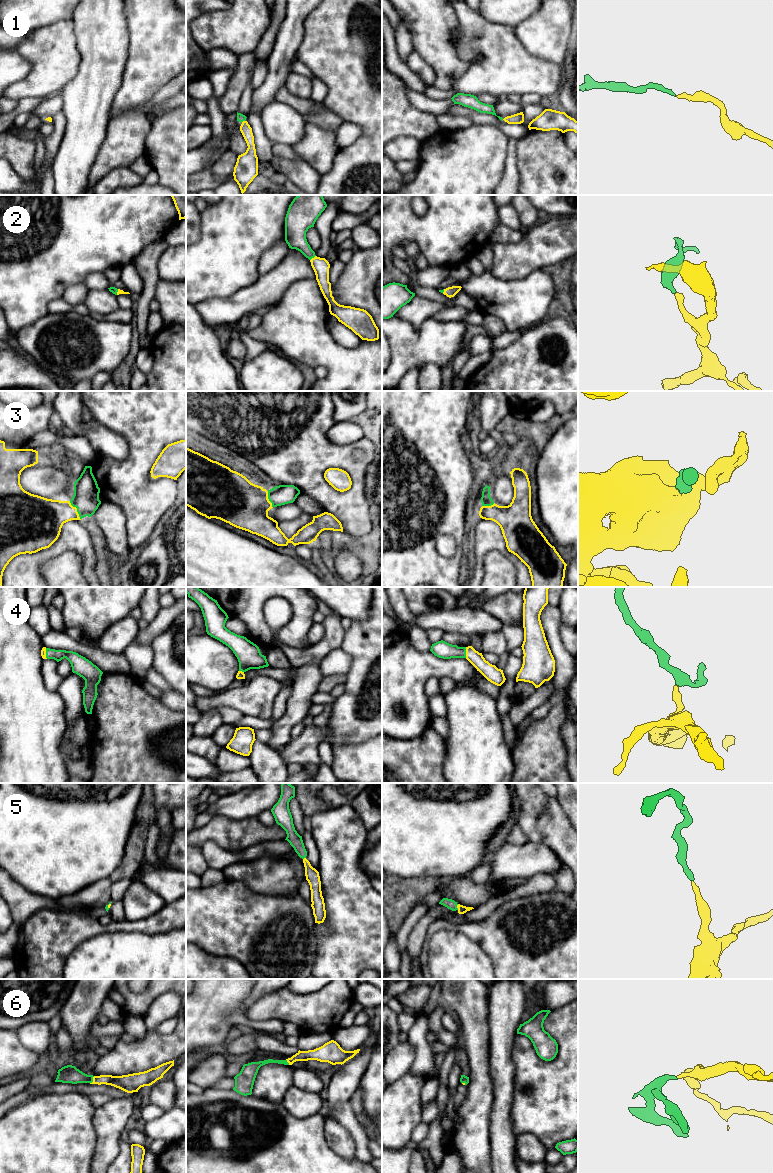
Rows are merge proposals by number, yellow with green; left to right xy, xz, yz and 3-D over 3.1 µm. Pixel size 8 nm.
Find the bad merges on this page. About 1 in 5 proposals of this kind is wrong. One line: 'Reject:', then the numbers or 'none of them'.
Reject: none of them

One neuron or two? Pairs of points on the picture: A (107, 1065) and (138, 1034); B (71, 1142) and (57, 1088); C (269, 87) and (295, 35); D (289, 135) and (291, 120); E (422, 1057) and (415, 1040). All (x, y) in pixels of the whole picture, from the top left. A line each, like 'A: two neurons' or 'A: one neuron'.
A: two neurons
B: two neurons
C: one neuron
D: one neuron
E: one neuron

